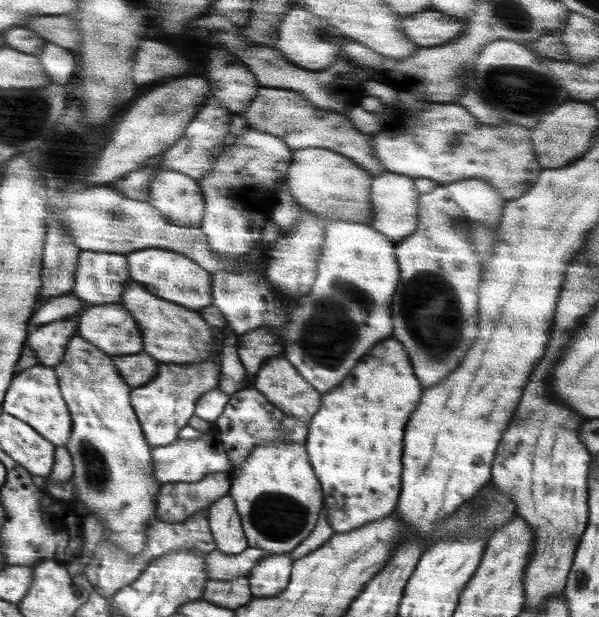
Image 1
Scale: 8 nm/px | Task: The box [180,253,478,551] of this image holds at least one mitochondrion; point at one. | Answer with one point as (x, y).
(438, 340)

